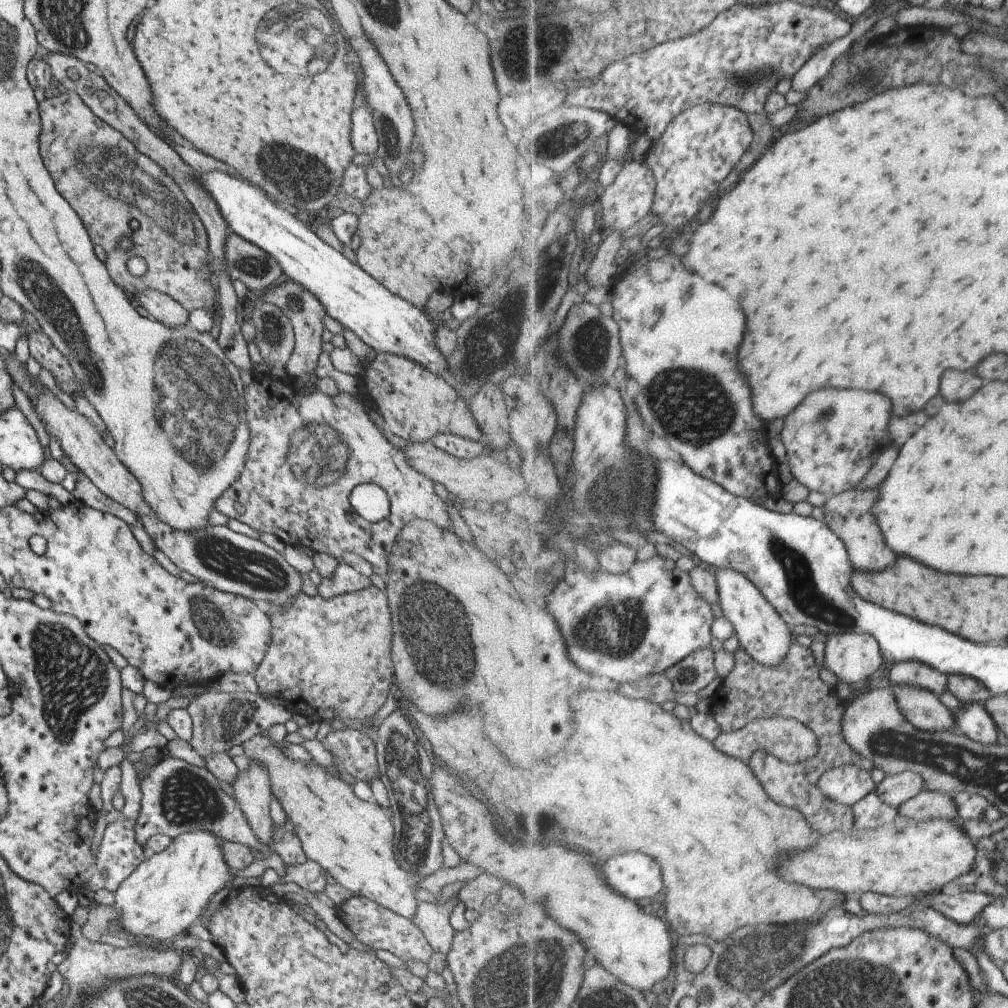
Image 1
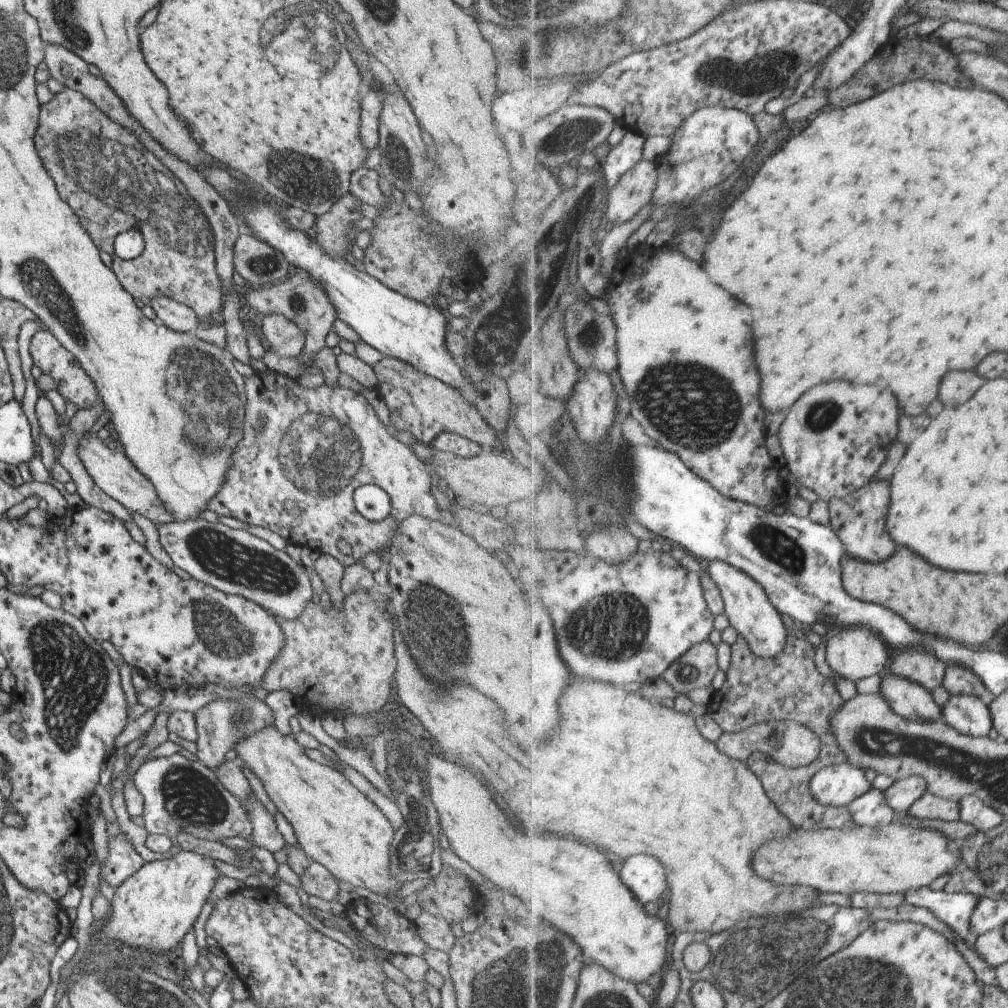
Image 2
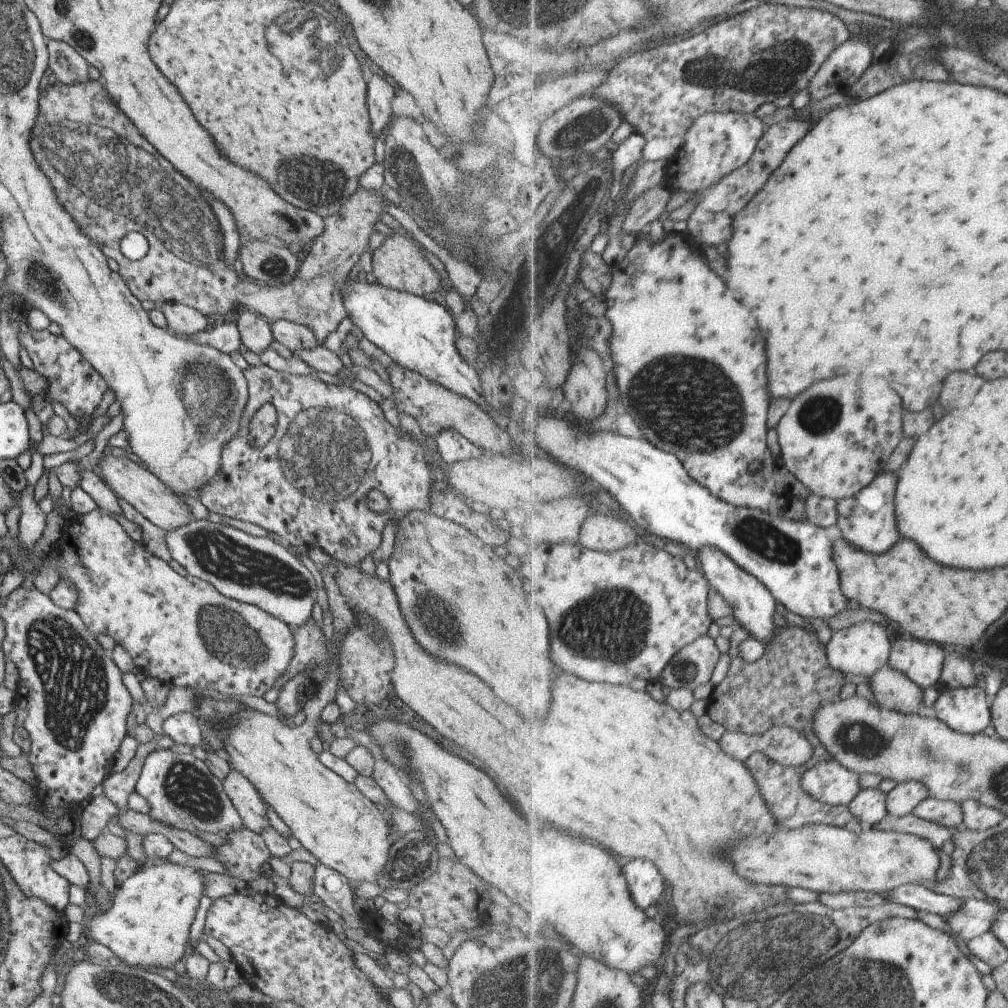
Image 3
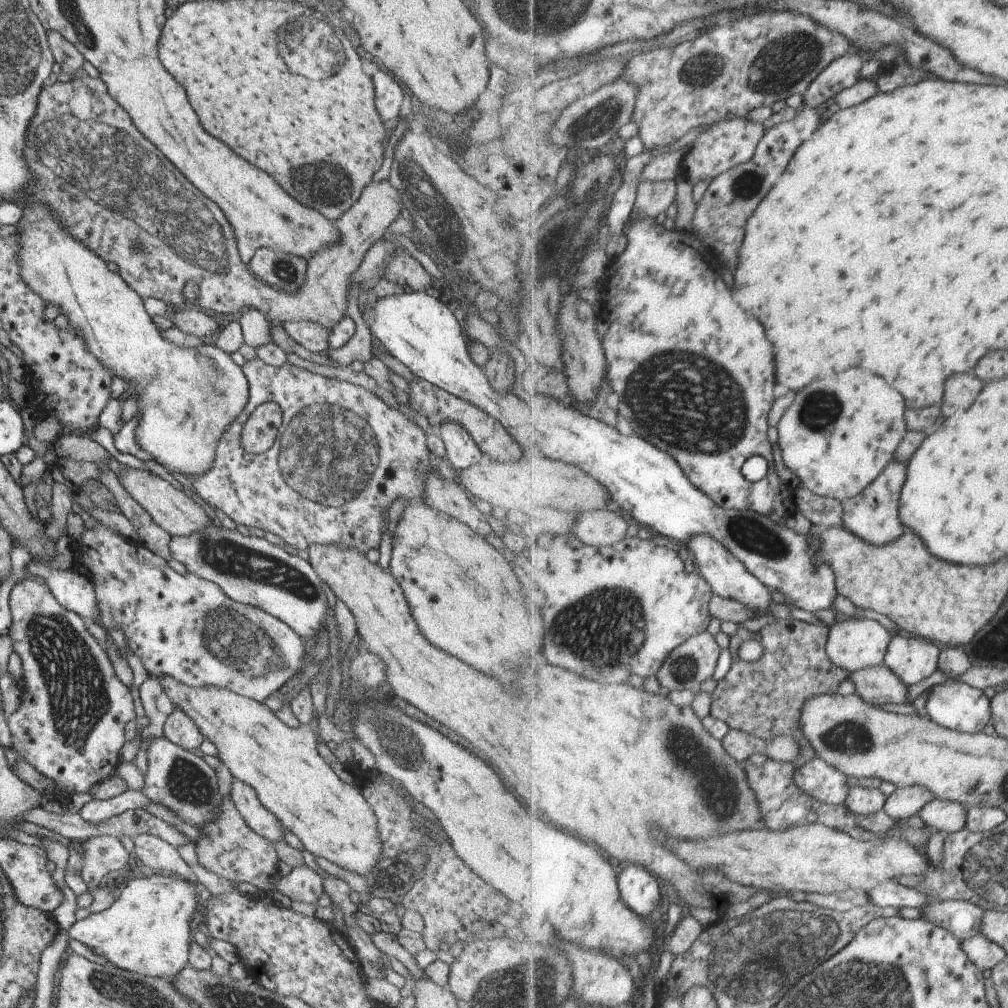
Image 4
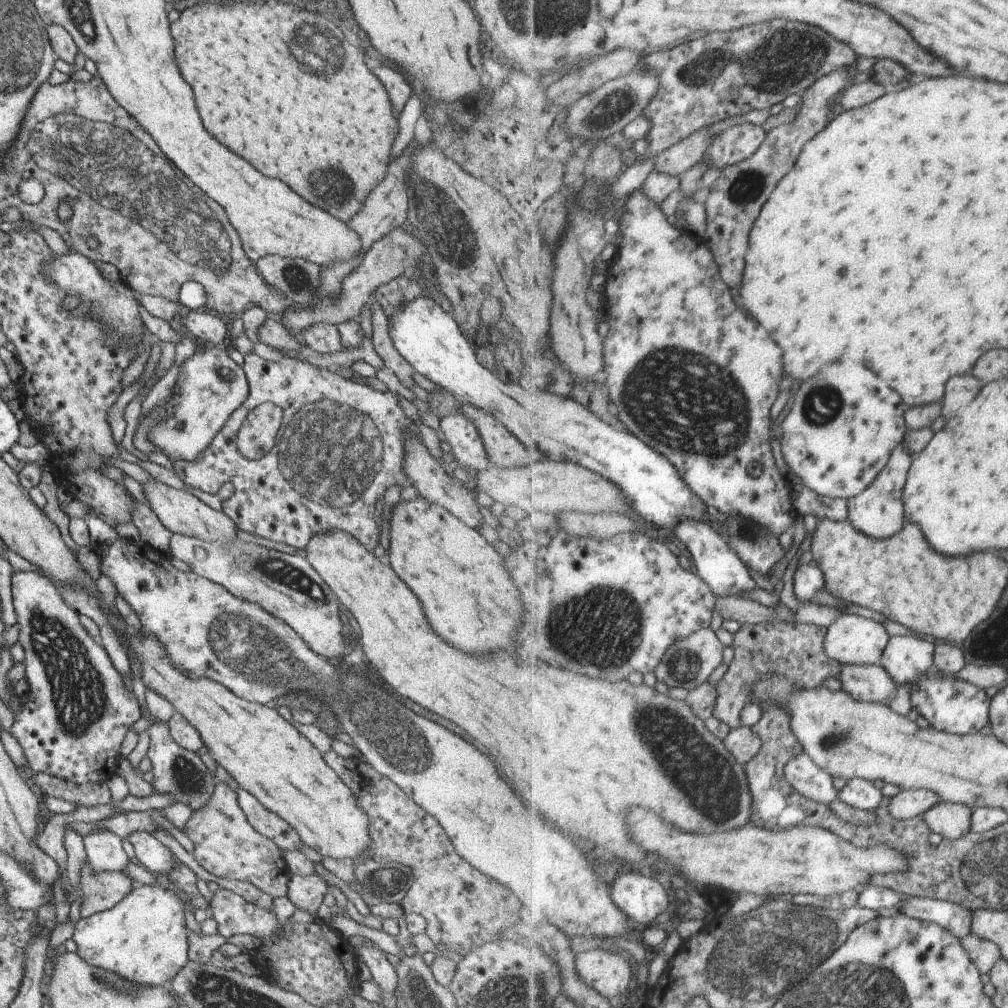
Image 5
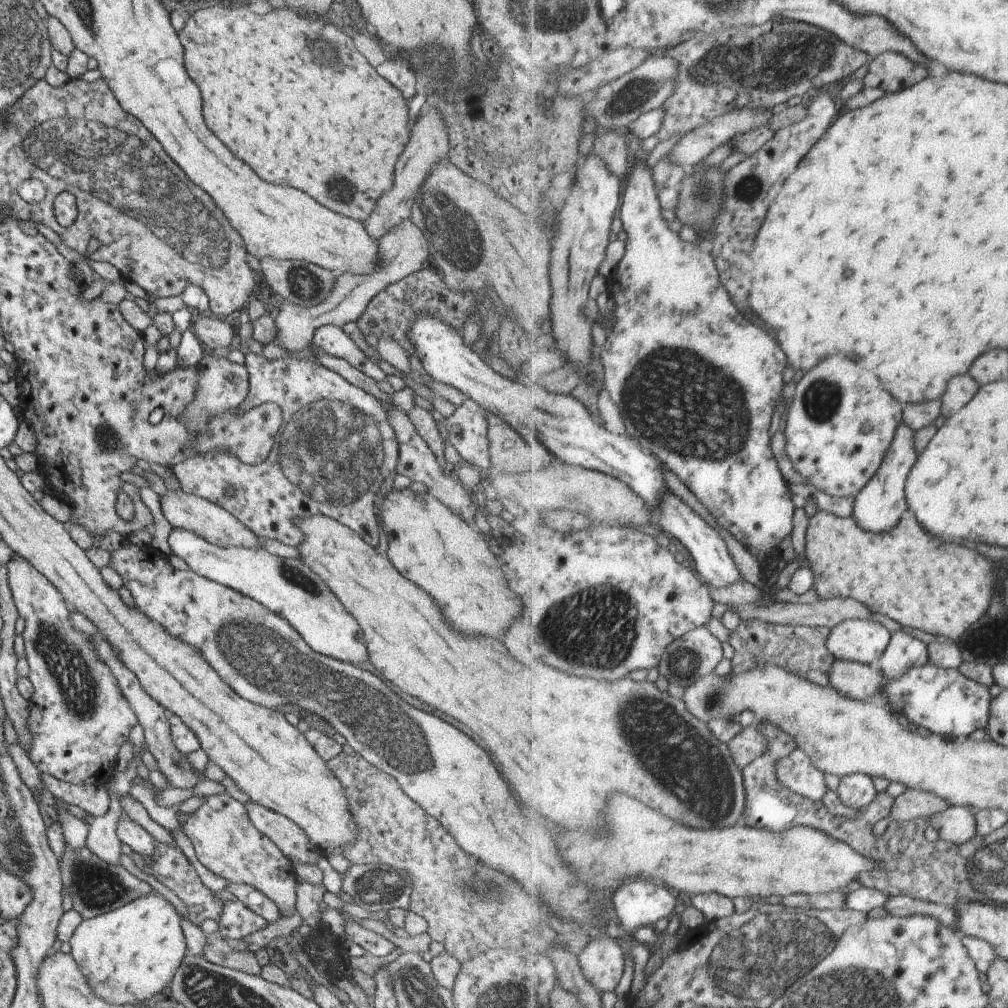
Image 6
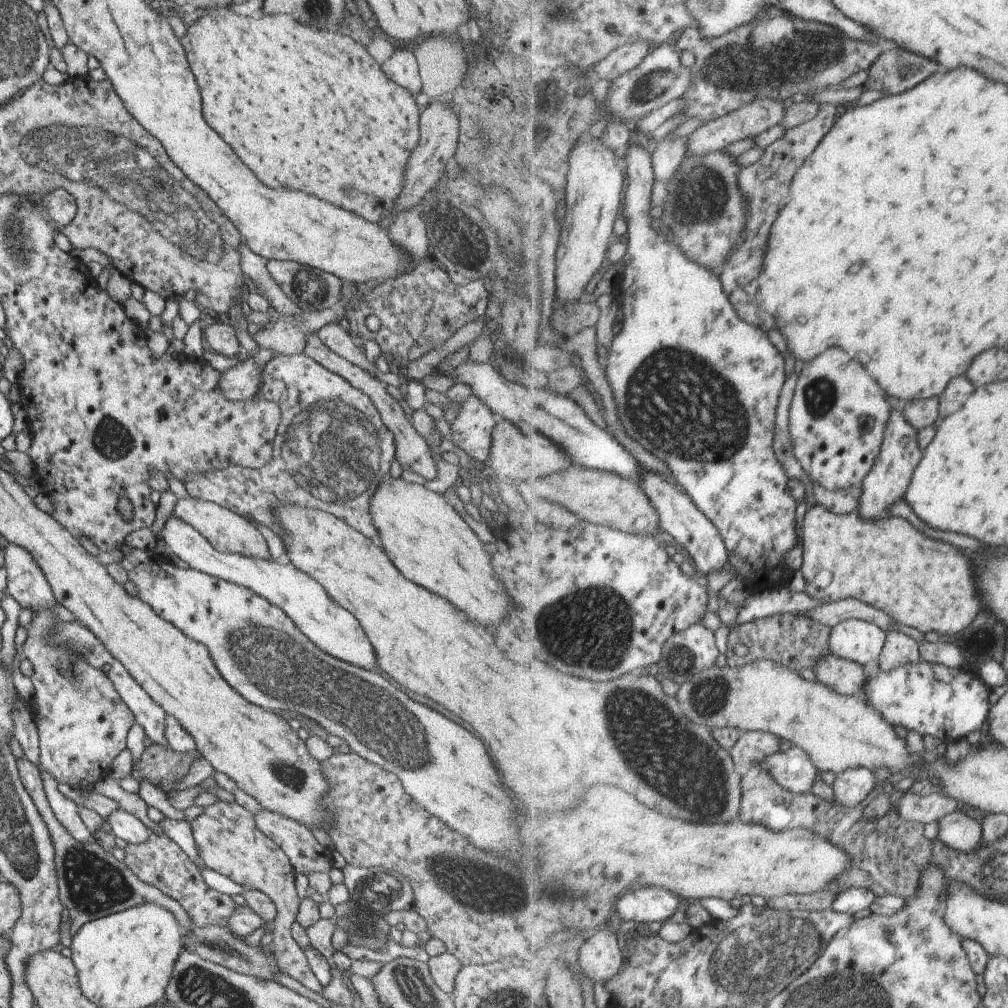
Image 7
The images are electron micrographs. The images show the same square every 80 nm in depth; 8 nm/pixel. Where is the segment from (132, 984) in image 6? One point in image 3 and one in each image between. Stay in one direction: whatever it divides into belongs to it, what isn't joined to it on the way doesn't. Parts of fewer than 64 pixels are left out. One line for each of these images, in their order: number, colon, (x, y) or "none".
3: (146, 925)
4: (146, 930)
5: (143, 938)

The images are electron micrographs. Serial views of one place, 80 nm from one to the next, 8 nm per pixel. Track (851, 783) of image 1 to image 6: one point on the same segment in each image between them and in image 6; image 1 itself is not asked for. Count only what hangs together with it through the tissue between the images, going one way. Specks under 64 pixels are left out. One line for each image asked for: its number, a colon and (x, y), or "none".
2: (839, 784)
3: (829, 781)
4: (818, 779)
5: (805, 776)
6: (797, 771)

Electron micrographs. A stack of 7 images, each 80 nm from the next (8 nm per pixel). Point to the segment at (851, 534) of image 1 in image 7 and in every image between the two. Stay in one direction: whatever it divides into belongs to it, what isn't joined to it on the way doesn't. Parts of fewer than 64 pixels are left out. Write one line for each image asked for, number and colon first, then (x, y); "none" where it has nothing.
2: (860, 519)
3: (867, 520)
4: (874, 515)
5: (879, 512)
6: (880, 506)
7: (887, 484)

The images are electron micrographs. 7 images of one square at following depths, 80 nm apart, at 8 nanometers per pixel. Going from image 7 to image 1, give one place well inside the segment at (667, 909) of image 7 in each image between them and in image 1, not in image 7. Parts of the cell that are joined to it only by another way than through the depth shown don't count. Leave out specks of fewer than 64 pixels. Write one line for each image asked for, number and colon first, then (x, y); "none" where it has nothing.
1: (637, 876)
2: (644, 875)
3: (645, 882)
4: (640, 891)
5: (642, 898)
6: (640, 904)

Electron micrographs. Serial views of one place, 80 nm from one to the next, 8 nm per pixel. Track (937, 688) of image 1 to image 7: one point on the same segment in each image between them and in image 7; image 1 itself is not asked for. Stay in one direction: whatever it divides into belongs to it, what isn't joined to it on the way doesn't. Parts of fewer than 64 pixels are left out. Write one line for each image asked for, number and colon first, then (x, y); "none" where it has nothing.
2: (922, 666)
3: (922, 662)
4: (912, 658)
5: (906, 658)
6: (905, 652)
7: (901, 649)

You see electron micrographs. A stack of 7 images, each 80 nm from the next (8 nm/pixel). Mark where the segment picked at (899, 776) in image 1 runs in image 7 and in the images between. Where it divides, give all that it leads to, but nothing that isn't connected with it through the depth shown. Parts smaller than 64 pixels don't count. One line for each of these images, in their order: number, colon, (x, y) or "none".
2: (901, 794)
3: (902, 800)
4: (905, 802)
5: (907, 804)
6: (912, 804)
7: (933, 807)

